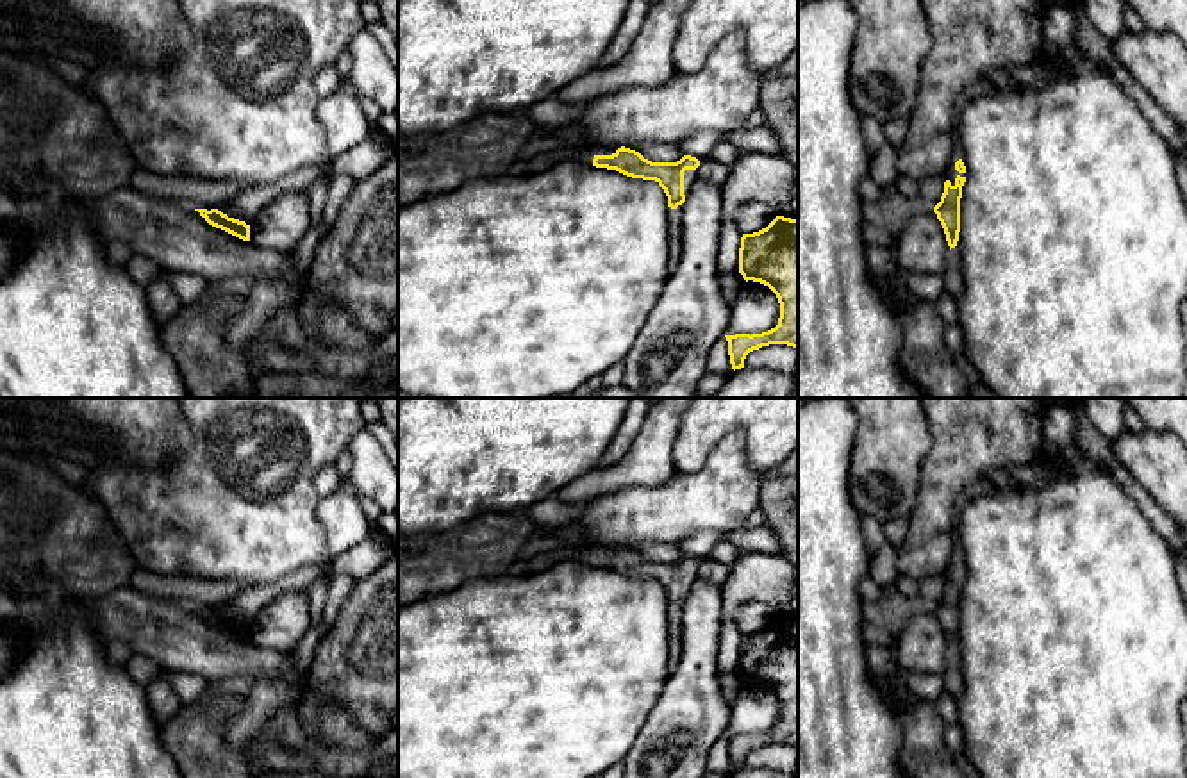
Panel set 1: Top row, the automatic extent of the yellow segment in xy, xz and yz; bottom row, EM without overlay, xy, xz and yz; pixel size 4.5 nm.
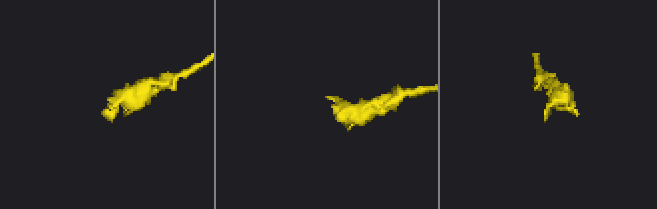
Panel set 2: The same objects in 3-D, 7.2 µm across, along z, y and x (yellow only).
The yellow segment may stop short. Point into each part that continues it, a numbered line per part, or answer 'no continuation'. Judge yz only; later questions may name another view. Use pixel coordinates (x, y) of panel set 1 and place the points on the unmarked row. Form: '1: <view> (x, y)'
1: yz (957, 552)

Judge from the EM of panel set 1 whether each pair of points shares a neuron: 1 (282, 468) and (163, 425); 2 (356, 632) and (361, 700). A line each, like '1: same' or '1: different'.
1: different
2: same

